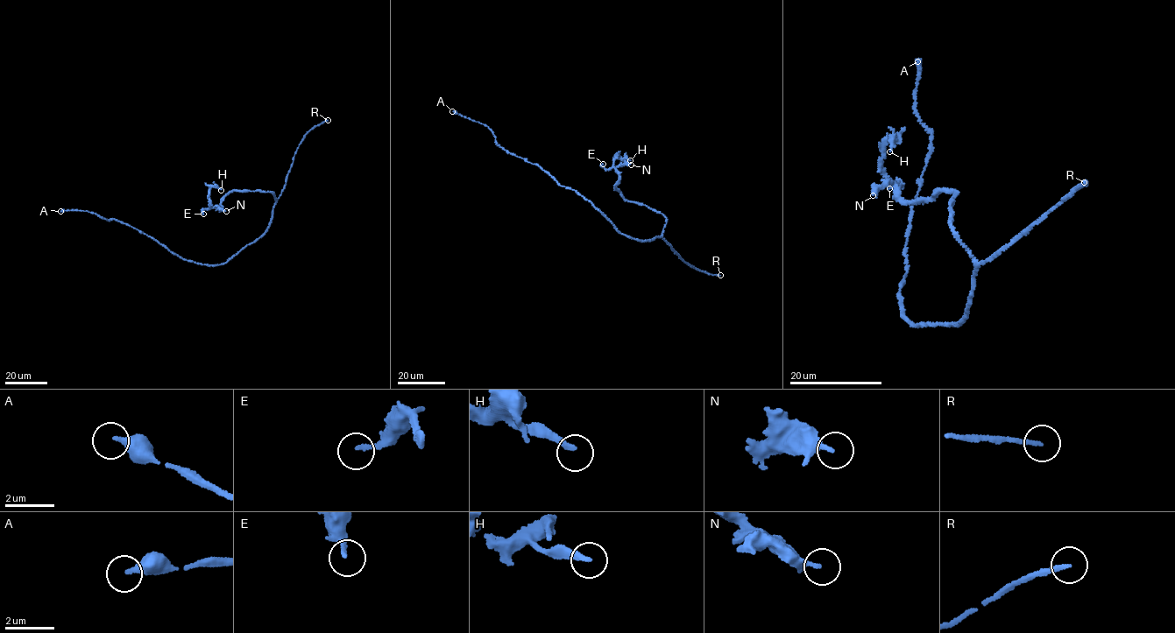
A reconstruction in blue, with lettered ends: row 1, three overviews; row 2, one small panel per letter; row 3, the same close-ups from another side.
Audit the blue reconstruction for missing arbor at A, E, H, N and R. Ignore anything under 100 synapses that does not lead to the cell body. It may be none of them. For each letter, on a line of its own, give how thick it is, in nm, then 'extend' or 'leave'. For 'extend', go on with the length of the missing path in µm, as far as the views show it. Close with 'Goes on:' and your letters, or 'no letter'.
A: 320 nm | leave
E: 150 nm | leave
H: 240 nm | leave
N: 220 nm | leave
R: 190 nm | extend | 140 µm
Goes on: R

